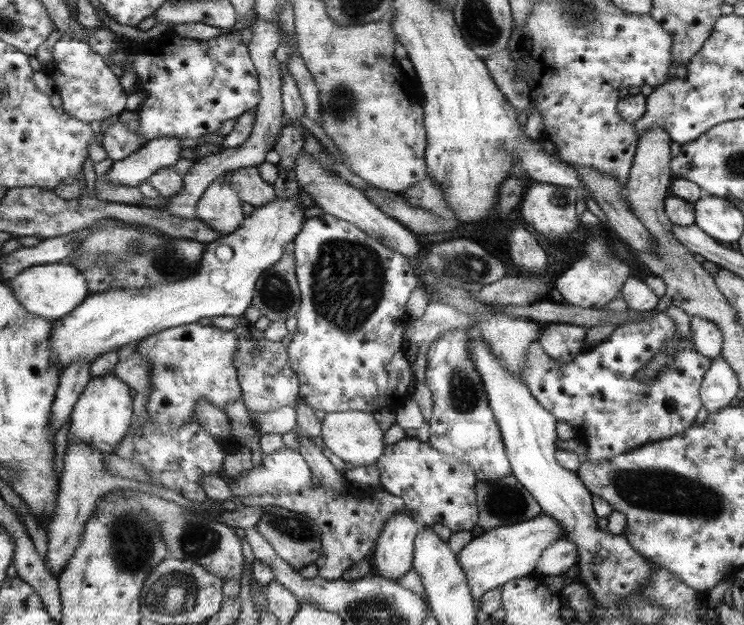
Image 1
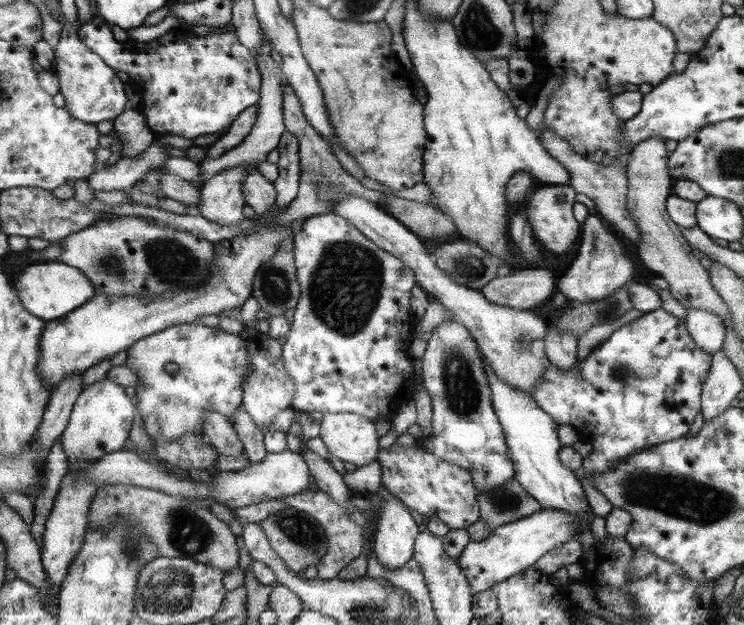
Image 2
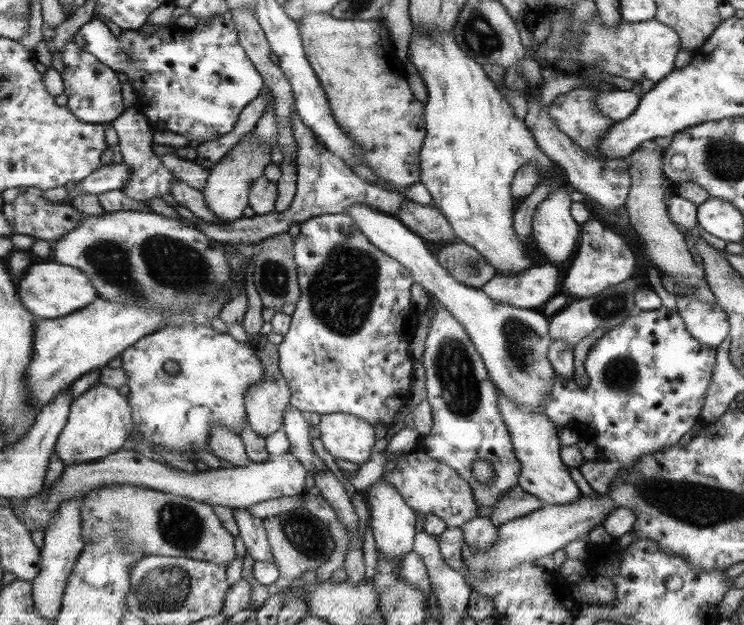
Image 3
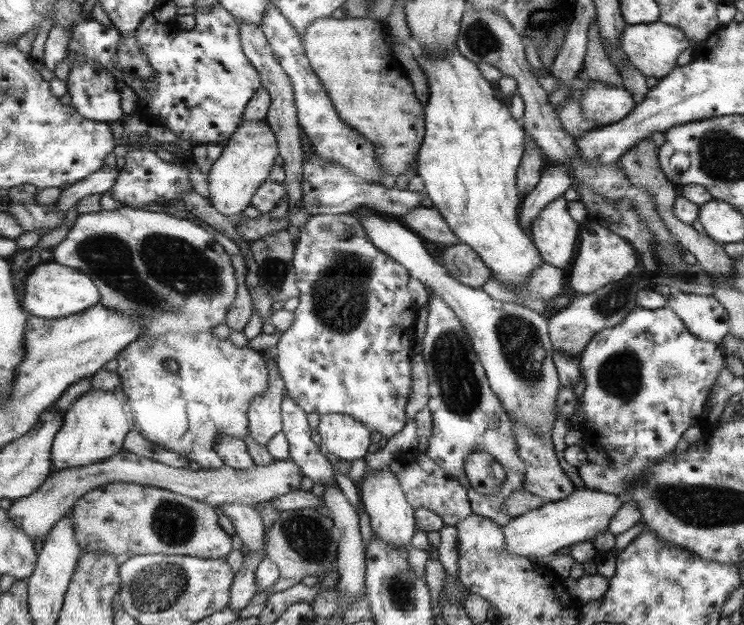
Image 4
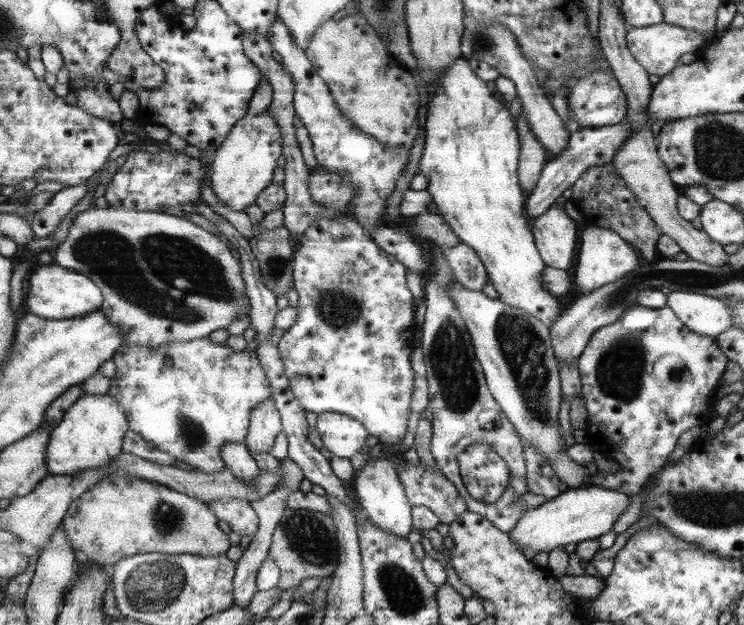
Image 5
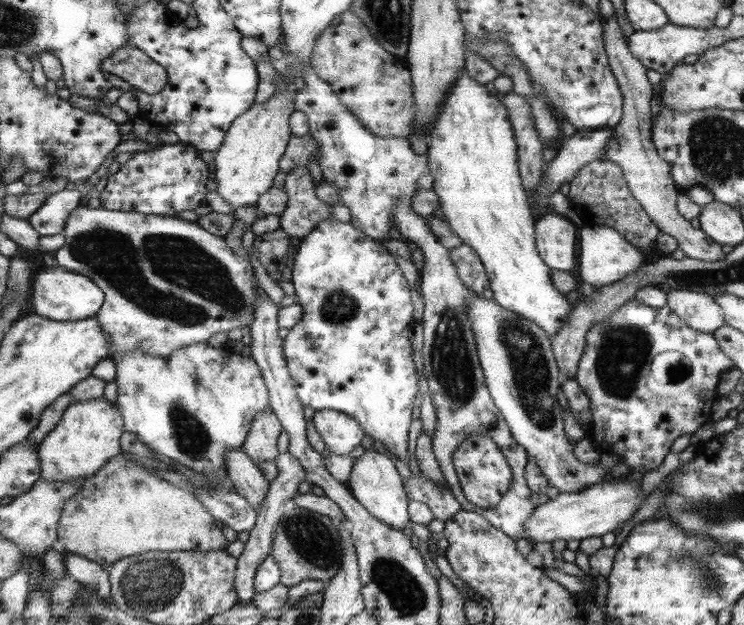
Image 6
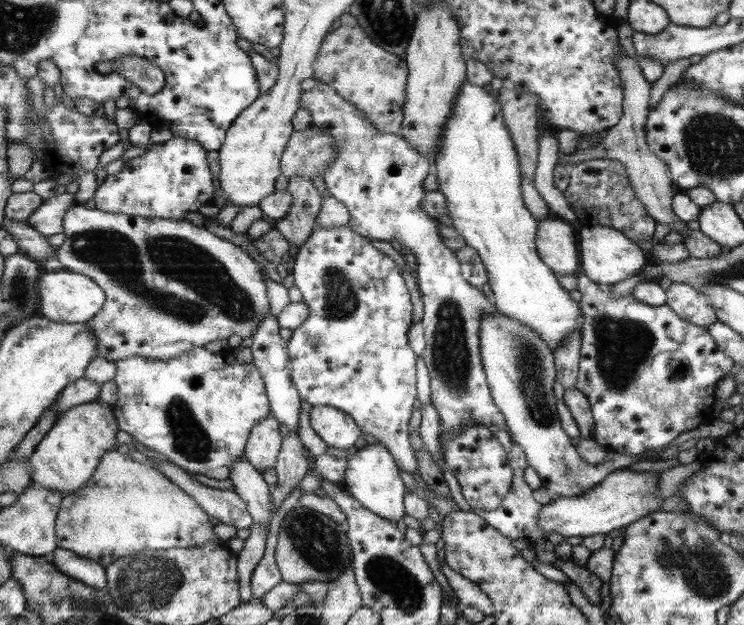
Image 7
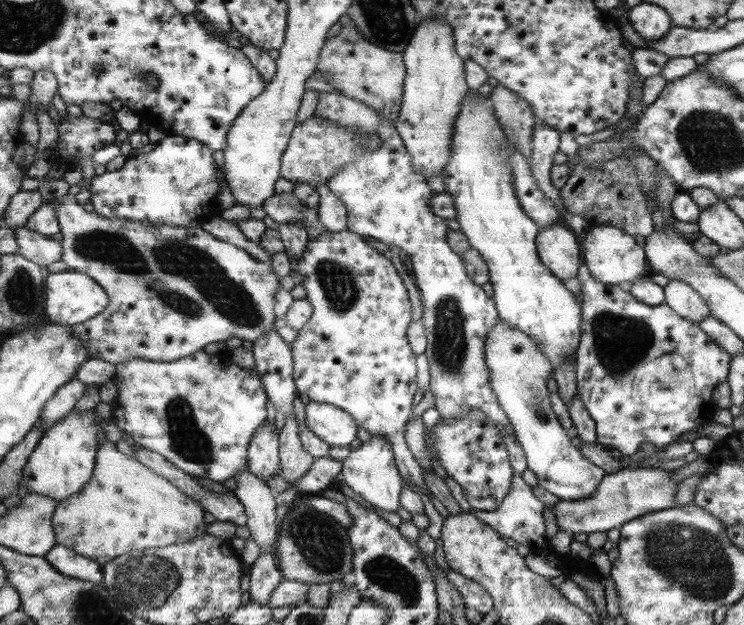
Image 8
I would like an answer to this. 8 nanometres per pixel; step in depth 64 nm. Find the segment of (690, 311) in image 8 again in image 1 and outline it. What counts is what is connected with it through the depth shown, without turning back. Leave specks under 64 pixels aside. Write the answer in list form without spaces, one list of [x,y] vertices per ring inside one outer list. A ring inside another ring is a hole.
[[[693,316],[689,328],[691,340],[697,352],[711,360],[720,354],[722,347],[722,336],[716,324],[707,318]]]

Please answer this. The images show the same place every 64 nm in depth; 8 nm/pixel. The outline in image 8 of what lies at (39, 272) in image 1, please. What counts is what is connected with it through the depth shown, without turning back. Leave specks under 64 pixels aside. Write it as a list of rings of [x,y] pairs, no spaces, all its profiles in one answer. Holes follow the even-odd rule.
[[[64,271],[48,274],[44,284],[45,308],[44,315],[47,321],[63,327],[71,327],[94,319],[107,307],[109,298],[105,290],[97,282],[91,280],[85,273]]]

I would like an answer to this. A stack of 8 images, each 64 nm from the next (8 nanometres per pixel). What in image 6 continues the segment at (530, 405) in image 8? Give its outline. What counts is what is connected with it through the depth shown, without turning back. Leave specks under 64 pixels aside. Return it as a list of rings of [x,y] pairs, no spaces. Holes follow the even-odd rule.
[[[471,294],[465,306],[491,401],[502,413],[511,436],[525,448],[526,455],[538,465],[550,486],[558,493],[571,494],[609,477],[609,467],[620,462],[618,456],[605,454],[594,466],[583,464],[573,454],[574,448],[561,430],[563,424],[555,400],[560,372],[555,368],[547,334],[533,322],[485,300],[483,296]]]

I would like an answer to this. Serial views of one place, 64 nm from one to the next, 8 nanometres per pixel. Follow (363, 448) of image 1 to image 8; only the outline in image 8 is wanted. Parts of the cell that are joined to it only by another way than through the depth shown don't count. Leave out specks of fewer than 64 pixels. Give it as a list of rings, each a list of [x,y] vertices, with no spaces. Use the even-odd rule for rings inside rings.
[[[307,402],[304,409],[304,425],[330,447],[349,446],[356,438],[354,417],[343,409],[325,402]]]

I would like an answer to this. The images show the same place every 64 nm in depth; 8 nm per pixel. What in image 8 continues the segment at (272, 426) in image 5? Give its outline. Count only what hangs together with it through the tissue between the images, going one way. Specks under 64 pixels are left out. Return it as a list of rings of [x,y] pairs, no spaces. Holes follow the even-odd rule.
[[[262,424],[248,447],[248,471],[261,482],[267,482],[280,471],[278,457],[278,432]]]

